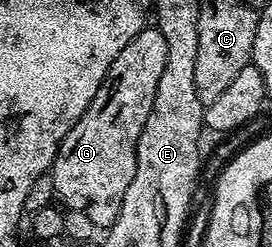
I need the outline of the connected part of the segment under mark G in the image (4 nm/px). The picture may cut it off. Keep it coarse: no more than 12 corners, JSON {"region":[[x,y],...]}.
{"region":[[143,27],[54,158],[55,196],[120,217],[168,41]]}

